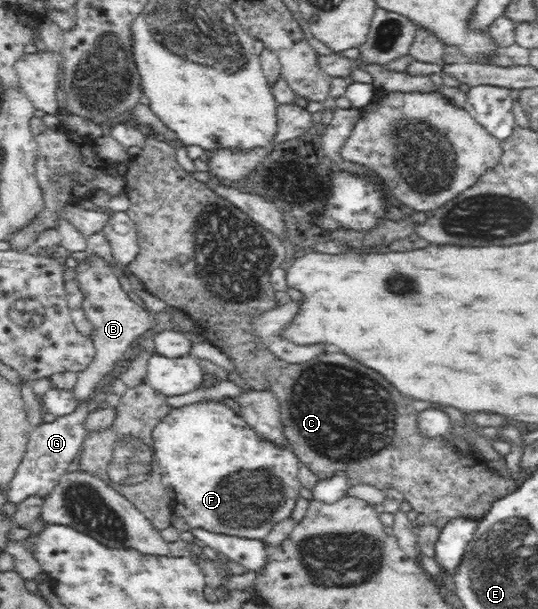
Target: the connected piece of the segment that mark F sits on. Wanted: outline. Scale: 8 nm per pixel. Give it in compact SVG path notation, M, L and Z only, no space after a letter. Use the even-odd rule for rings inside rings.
M206 401L185 405L177 409L173 408L171 413L161 419L155 426L151 434L154 441L153 457L159 462L160 482L166 494L170 497L170 505L174 513L181 515L192 528L203 529L215 534L261 540L263 537L267 537L267 533L269 533L277 523L281 523L283 519L291 517L291 511L293 511L293 507L295 507L295 503L297 503L297 497L301 497L299 495L301 483L298 479L300 459L295 456L290 448L281 448L281 446L277 446L260 438L255 433L255 430L251 429L251 427L245 423L245 420L241 419L233 409L230 409L223 402Z

